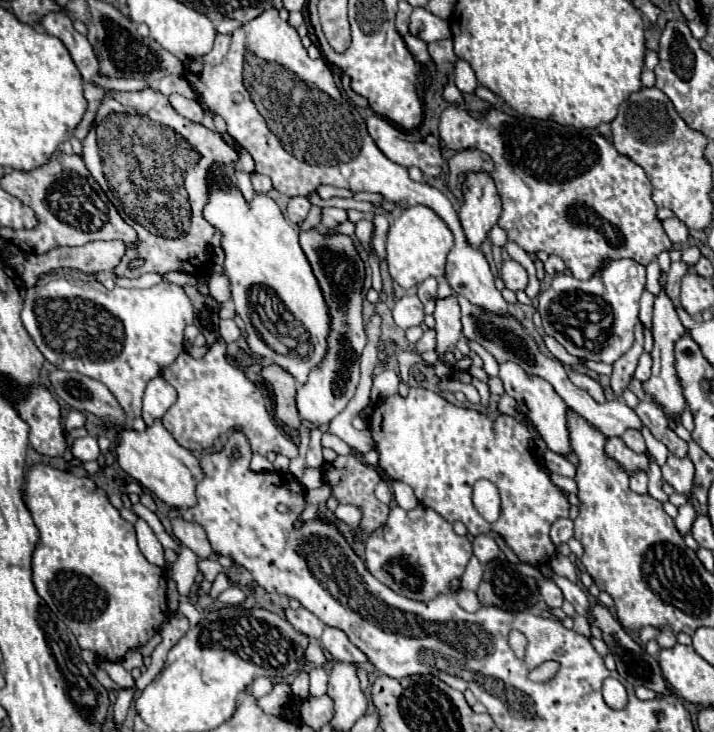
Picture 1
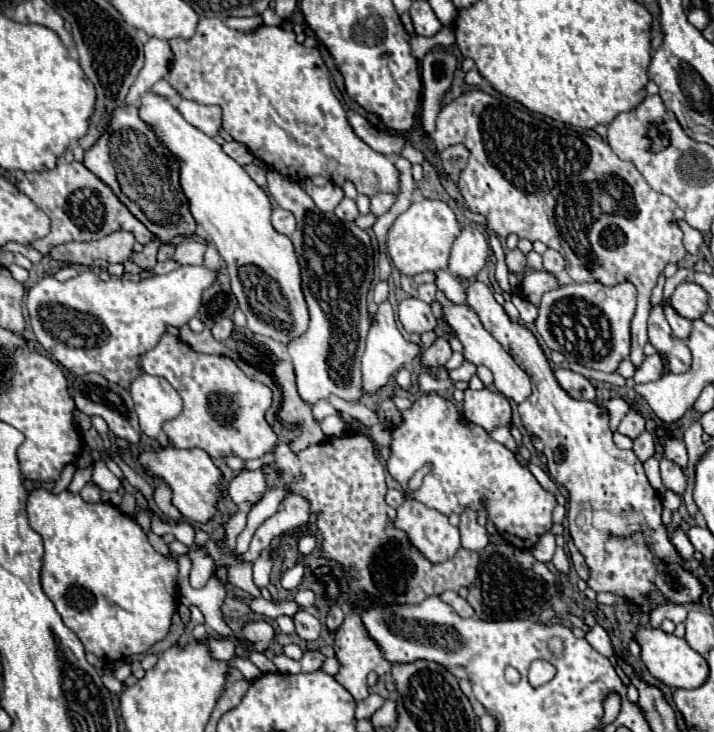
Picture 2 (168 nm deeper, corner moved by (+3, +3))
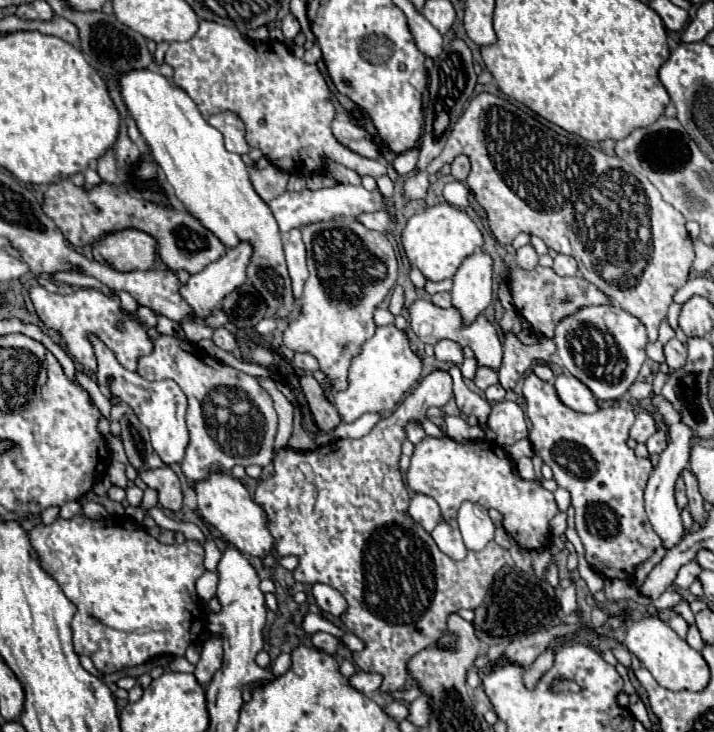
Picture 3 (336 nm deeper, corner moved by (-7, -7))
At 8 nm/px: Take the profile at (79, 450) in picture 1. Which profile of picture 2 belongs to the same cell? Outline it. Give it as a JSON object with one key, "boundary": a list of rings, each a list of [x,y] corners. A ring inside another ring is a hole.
{"boundary":[[[96,462],[96,464],[94,464],[92,480],[94,480],[102,490],[108,490],[108,492],[116,492],[116,490],[120,488],[120,480],[106,468],[104,462]]]}

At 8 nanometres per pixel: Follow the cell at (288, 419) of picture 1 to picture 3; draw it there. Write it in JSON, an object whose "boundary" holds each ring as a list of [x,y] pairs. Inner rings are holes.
{"boundary":[[[304,374],[300,378],[300,386],[302,386],[302,392],[306,396],[306,402],[308,402],[308,408],[312,412],[312,418],[314,418],[316,426],[322,432],[332,432],[342,420],[338,416],[338,410],[326,400],[318,380],[310,374]]]}

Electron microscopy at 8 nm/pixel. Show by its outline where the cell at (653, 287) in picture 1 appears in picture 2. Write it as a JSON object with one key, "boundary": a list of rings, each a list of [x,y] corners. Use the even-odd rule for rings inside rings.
{"boundary":[[[654,306],[650,312],[648,340],[656,348],[656,352],[668,360],[668,368],[672,374],[682,374],[690,368],[690,350],[684,342],[674,338],[660,306]]]}

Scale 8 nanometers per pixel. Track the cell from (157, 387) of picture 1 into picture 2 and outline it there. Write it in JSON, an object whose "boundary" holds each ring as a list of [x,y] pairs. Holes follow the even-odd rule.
{"boundary":[[[140,374],[130,382],[130,396],[136,406],[140,428],[148,438],[158,438],[162,424],[182,410],[182,398],[160,376]]]}

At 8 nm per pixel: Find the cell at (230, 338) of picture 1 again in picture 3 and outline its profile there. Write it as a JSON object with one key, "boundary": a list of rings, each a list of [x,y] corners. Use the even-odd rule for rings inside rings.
{"boundary":[[[218,328],[218,330],[214,330],[212,340],[214,340],[216,346],[220,346],[220,348],[226,350],[226,352],[232,352],[232,350],[236,348],[236,338],[234,338],[234,334],[228,332],[226,328]]]}

